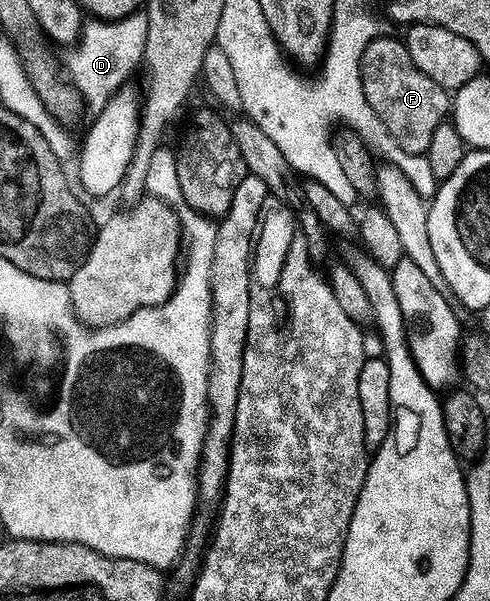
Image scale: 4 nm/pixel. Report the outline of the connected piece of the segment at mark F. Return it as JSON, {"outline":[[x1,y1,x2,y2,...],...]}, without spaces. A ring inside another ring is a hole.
{"outline":[[382,34,371,41,365,51,361,77,367,102,387,126,389,133,399,142,404,152,423,154,431,146,435,126,446,123,451,112,451,96,446,88,429,78,412,61,404,39]]}

